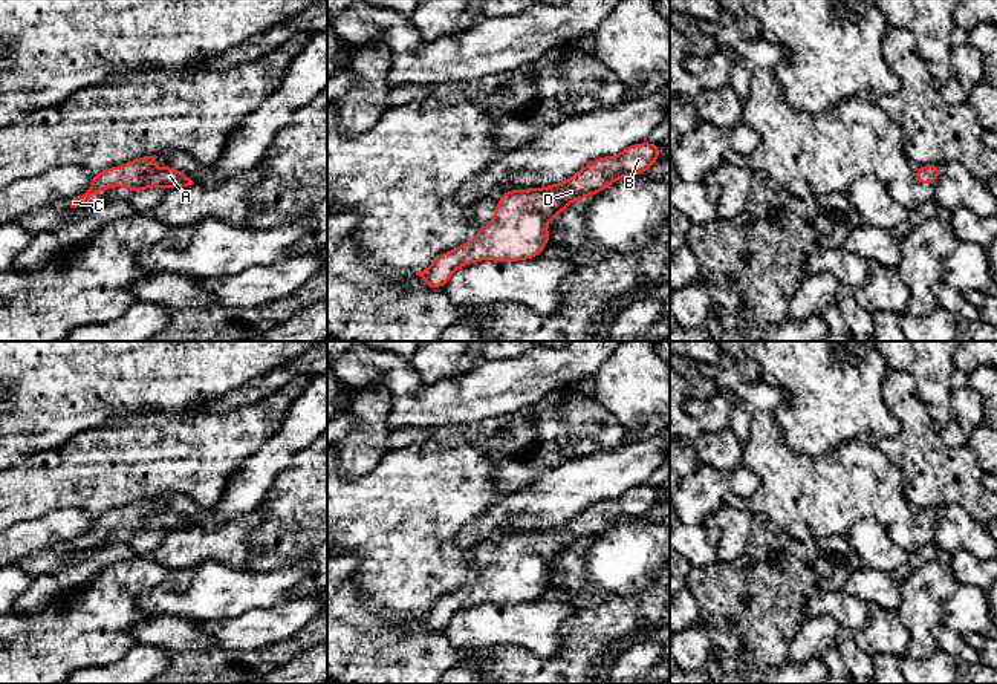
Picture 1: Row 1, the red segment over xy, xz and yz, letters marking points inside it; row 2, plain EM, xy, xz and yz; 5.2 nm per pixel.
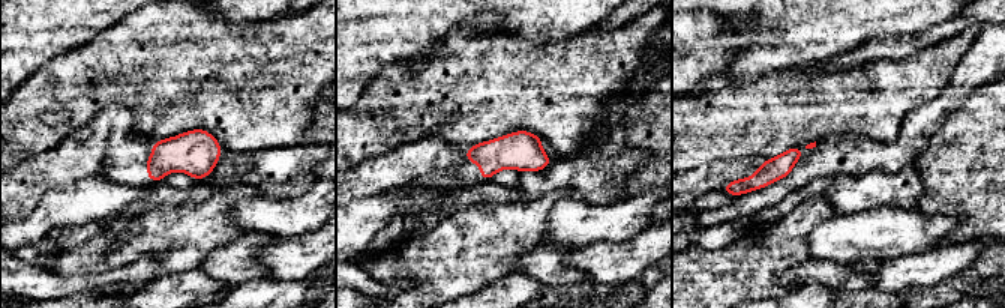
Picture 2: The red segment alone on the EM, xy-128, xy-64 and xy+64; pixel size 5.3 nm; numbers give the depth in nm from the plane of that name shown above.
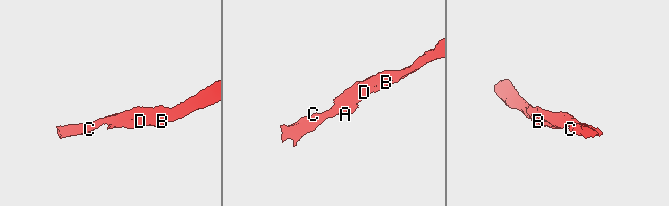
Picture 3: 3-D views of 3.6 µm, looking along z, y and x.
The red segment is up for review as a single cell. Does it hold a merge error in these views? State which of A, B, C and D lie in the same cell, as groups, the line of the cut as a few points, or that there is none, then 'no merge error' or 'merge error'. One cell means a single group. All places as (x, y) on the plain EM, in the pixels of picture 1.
A B C D; no cut; no merge error

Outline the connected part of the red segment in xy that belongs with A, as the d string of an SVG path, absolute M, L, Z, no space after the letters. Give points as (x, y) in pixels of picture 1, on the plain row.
M144 499L125 505L121 510L110 510L96 516L87 534L70 543L70 551L87 548L95 536L121 528L130 529L135 537L144 531L174 531L194 526L185 516L179 516L170 508L154 511L153 506L156 500L158 499Z

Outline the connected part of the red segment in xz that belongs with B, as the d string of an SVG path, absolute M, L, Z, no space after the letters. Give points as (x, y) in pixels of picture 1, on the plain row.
M644 484L636 488L628 488L616 499L592 503L564 525L543 531L511 533L503 536L498 542L494 560L480 571L471 585L437 598L430 611L417 614L416 618L422 620L428 630L434 632L443 630L454 614L463 607L473 607L485 601L494 604L517 604L540 598L550 581L546 568L554 560L566 552L573 543L587 542L595 536L604 534L621 520L642 517L658 503L659 496L659 487L648 487Z

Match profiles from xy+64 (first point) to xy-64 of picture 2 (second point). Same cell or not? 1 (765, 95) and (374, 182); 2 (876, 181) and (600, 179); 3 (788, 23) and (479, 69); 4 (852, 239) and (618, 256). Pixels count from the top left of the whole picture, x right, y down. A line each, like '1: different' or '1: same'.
1: different
2: same
3: different
4: different

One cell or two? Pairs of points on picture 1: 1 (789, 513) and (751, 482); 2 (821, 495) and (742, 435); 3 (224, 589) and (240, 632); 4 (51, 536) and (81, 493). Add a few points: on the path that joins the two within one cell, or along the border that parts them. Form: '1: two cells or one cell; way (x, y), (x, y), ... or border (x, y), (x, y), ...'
1: two cells; border (760, 478), (751, 495), (727, 493), (725, 502)
2: two cells; border (753, 412), (748, 441), (742, 447)
3: two cells; border (269, 606), (254, 606), (237, 615), (199, 623)
4: two cells; border (94, 516), (75, 508), (58, 508), (35, 517)

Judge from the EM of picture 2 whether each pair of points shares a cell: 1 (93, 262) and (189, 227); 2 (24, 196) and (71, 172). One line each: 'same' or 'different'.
1: same
2: same

